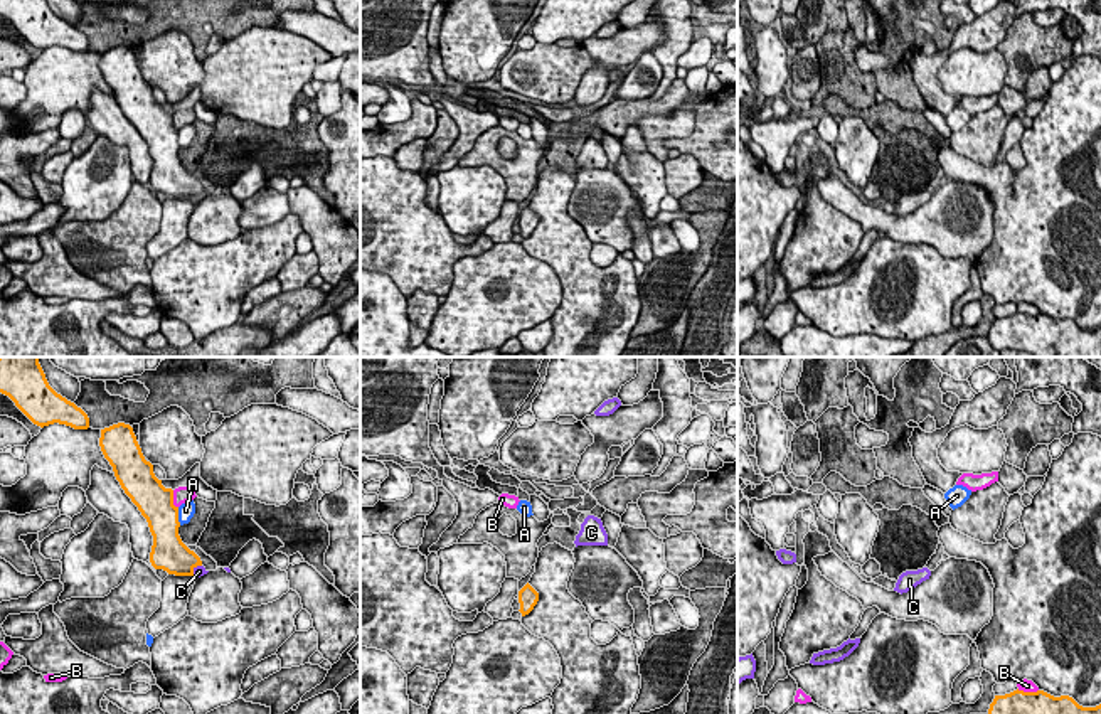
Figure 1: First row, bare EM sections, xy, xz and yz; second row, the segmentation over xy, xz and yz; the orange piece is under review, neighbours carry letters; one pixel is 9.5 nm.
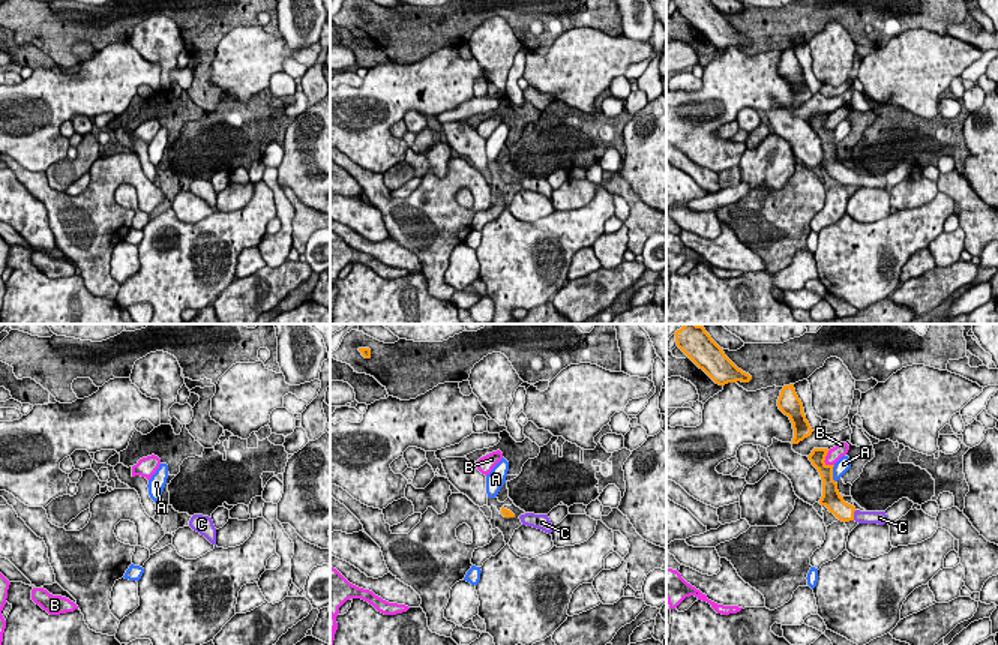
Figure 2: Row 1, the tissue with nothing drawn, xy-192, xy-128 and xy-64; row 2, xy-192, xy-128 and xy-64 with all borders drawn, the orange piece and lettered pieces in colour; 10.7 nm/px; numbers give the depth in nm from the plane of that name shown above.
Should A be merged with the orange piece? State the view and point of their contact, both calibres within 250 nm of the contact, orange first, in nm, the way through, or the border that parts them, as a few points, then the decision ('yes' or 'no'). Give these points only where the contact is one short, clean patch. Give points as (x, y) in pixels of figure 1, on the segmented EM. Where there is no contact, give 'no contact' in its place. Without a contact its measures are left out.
xy (177, 516) | 340/160 nm | no

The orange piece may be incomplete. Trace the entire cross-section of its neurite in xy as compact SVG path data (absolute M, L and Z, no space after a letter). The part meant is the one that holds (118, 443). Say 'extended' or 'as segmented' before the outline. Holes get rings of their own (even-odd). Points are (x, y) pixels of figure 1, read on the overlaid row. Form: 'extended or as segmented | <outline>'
extended | M118 423L101 429L99 446L121 488L148 522L153 536L152 566L175 576L207 574L200 557L182 542L173 490L165 488L155 477L153 465L145 460L133 428Z

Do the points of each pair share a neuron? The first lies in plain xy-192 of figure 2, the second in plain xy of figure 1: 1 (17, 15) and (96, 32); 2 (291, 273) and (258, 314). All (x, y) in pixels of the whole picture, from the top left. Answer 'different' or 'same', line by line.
1: same
2: same

